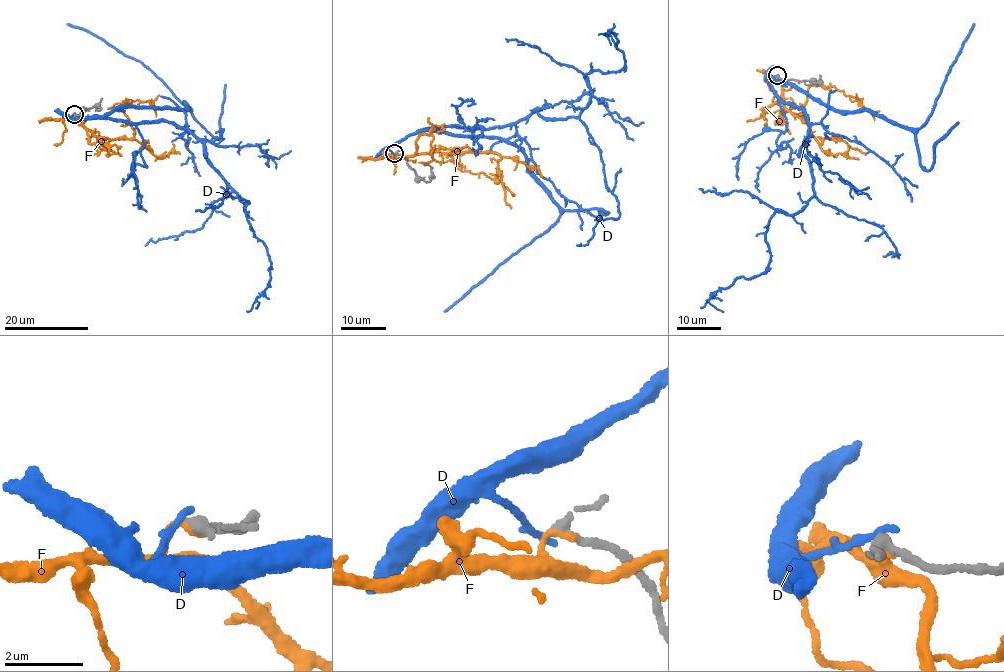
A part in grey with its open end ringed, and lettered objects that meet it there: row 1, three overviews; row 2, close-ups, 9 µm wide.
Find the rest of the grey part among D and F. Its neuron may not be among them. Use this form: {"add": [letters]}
{"add": []}

